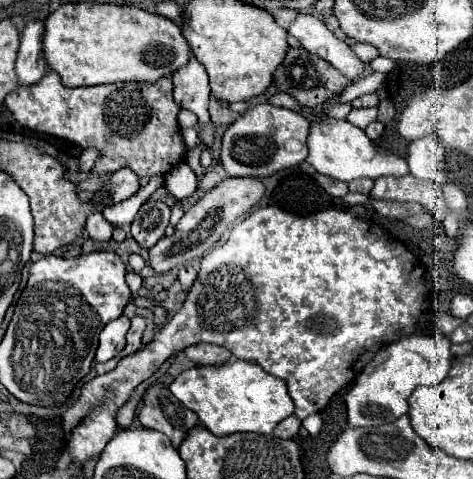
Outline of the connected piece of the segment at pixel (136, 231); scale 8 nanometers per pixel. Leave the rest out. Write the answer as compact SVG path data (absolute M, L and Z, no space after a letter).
M148 200L140 206L134 222L132 222L132 236L134 240L144 246L152 248L162 236L170 220L170 206L160 200Z

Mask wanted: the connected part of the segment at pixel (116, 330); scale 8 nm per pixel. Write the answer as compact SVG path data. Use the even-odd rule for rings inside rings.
M120 316L104 326L104 330L100 332L96 362L108 362L110 358L114 358L124 350L128 328L130 328L130 320L126 316Z

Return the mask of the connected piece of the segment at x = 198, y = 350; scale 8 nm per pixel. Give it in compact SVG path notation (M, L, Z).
M196 344L196 346L190 346L186 350L186 356L190 360L194 360L196 364L226 364L232 354L228 354L228 350L224 350L222 346L216 346L216 344Z

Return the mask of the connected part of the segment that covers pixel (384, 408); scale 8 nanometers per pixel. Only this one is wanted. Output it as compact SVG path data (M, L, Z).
M410 334L378 350L374 360L364 366L364 370L356 376L352 390L346 394L346 412L350 426L380 426L394 422L402 414L408 414L408 398L418 386L440 384L446 378L452 366L450 346L452 342L448 338Z

